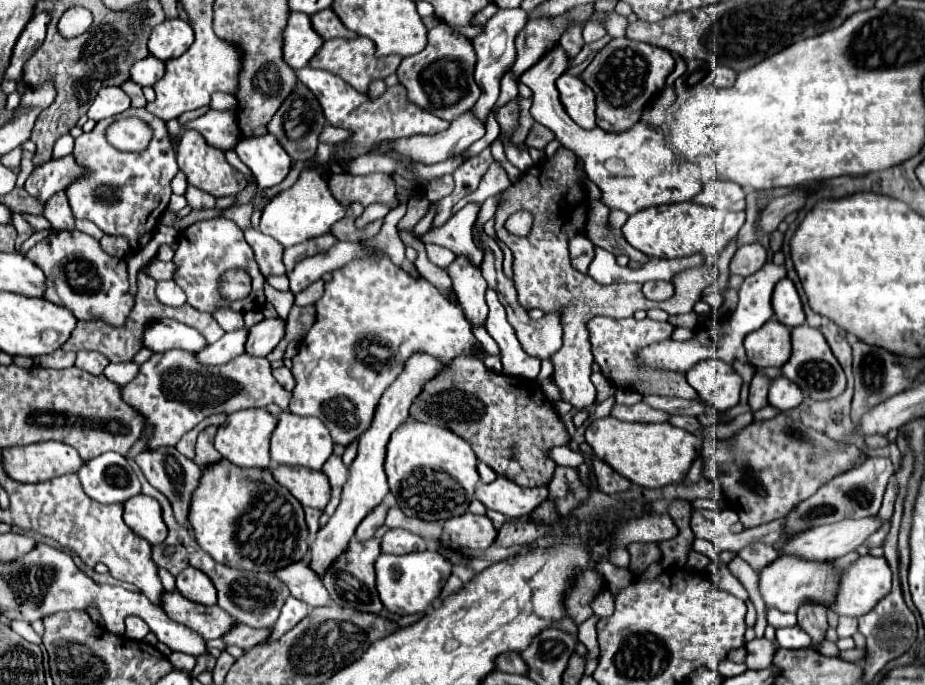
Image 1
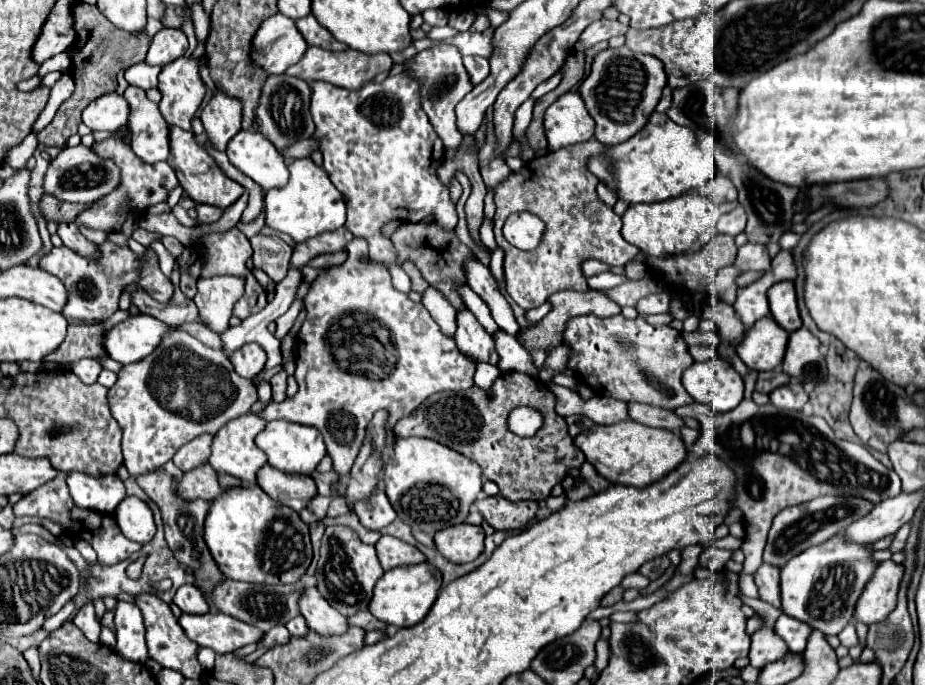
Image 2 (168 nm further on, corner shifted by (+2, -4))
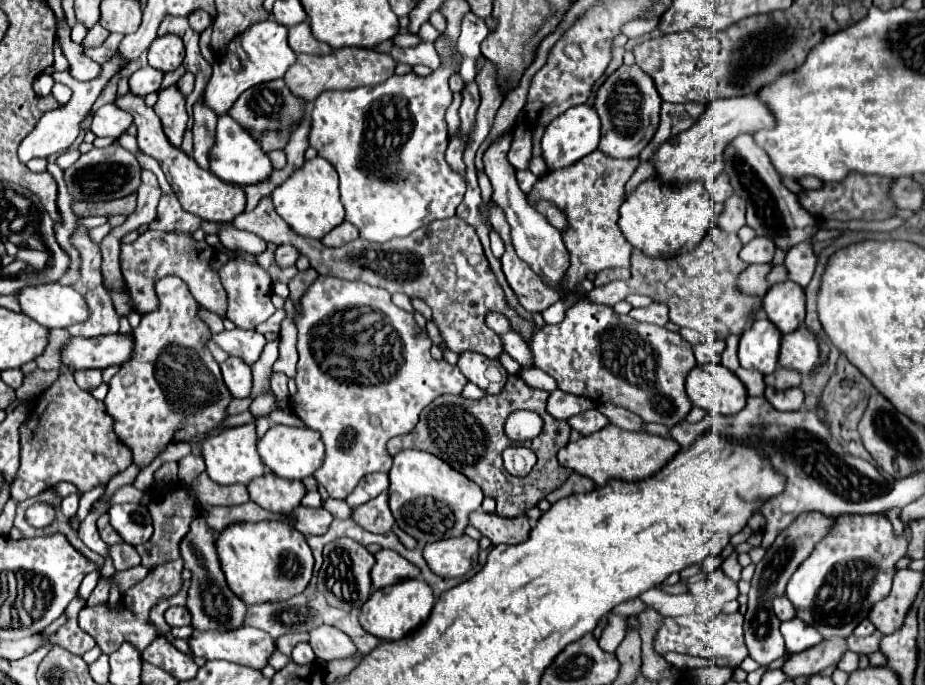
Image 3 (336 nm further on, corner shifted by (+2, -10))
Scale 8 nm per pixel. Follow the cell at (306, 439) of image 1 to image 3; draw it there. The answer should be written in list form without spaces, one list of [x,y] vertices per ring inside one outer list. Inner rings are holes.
[[[272,426],[258,442],[258,454],[262,462],[276,474],[288,480],[302,480],[312,476],[320,464],[324,462],[324,444],[320,434],[310,428],[294,428],[294,426]]]

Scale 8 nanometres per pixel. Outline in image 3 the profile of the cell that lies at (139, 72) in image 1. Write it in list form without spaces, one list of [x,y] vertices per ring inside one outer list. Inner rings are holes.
[[[140,68],[136,70],[130,78],[128,78],[128,84],[130,84],[130,90],[132,94],[136,96],[146,96],[150,92],[158,92],[160,90],[160,82],[162,82],[162,72],[156,70],[156,68]]]

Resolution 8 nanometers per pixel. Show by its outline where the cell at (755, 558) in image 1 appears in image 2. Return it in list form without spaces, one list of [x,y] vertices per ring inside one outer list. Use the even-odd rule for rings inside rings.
[[[762,564],[754,578],[758,586],[758,598],[780,610],[780,570],[770,564]]]

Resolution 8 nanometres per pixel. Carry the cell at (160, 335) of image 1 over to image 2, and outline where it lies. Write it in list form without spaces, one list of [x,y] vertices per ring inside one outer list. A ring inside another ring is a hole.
[[[132,316],[112,326],[104,334],[104,348],[108,356],[120,364],[132,364],[146,358],[170,328],[152,316]]]

